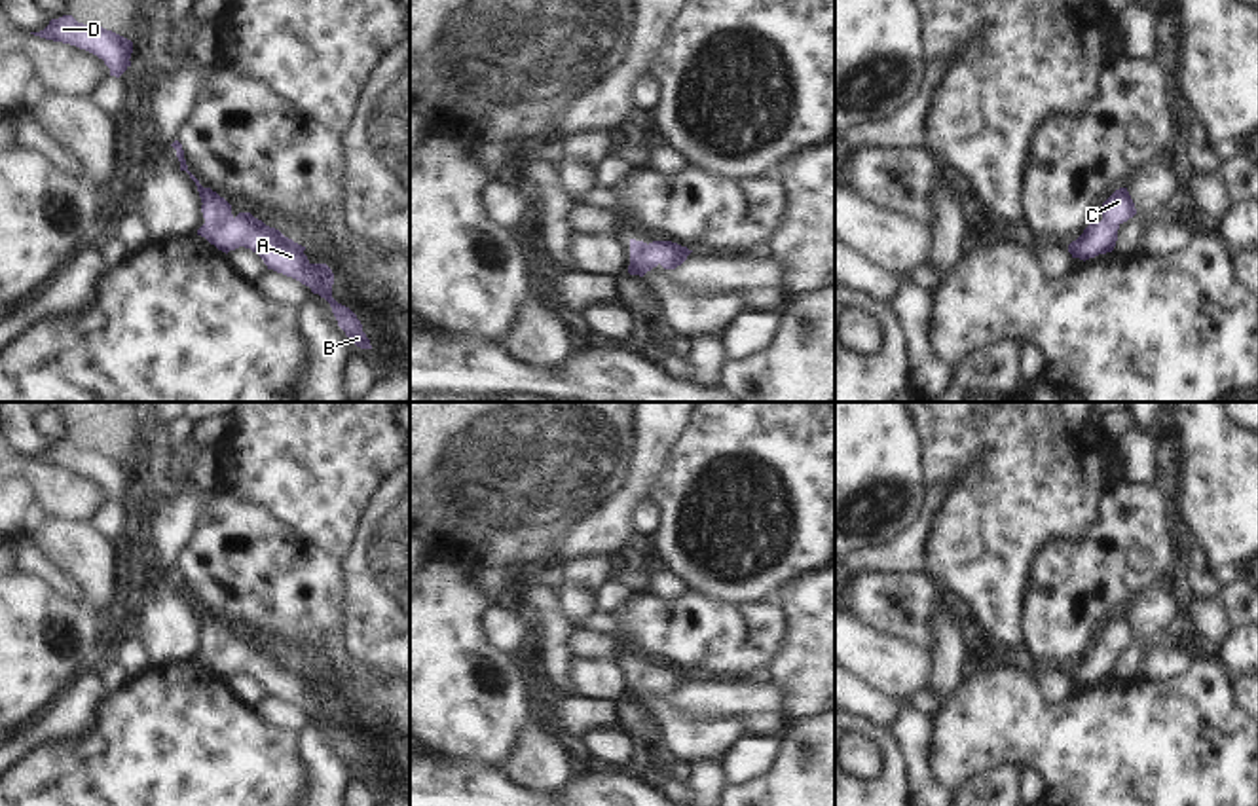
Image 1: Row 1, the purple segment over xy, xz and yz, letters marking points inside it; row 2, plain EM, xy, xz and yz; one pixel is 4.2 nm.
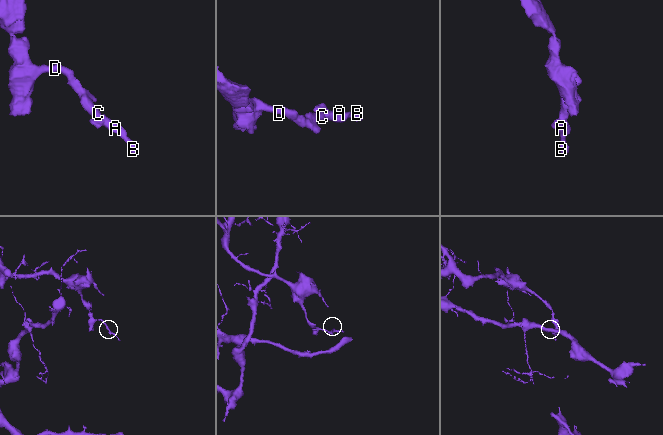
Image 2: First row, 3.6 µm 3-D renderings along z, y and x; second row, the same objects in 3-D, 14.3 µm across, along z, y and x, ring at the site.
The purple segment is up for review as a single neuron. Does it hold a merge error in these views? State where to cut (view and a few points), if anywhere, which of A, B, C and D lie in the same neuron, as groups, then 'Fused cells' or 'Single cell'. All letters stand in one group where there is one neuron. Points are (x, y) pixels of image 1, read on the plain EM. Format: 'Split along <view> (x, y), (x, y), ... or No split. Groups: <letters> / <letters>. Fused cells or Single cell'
No split. Groups: A B C D. Single cell.

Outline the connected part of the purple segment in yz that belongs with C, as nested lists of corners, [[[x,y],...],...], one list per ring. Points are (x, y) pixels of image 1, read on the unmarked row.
[[[1127,613],[1116,614],[1102,628],[1102,645],[1089,649],[1083,658],[1068,669],[1072,683],[1089,685],[1112,677],[1118,666],[1118,654],[1137,639]]]

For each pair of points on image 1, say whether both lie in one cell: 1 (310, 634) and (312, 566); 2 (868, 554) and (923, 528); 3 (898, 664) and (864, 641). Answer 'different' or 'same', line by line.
1: same
2: same
3: same

